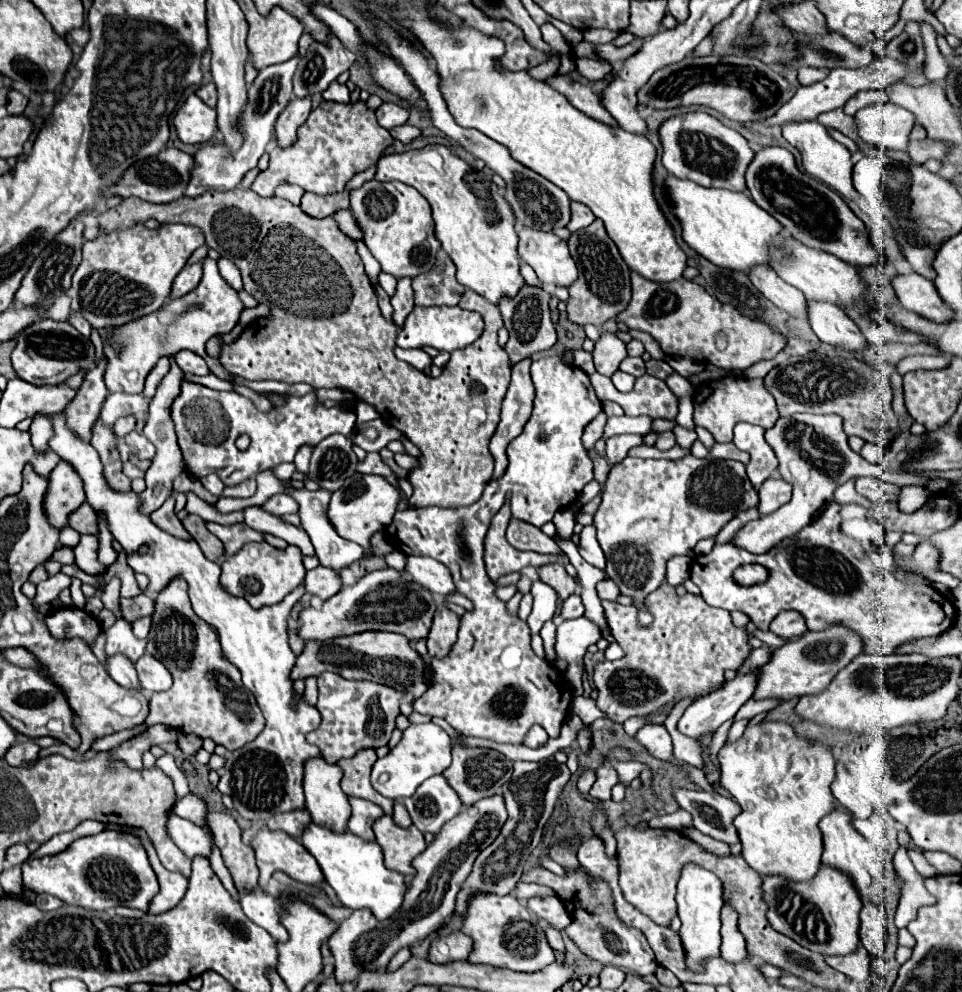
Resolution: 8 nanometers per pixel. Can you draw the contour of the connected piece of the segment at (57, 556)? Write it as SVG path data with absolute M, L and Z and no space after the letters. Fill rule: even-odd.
M56 548L56 552L50 558L60 564L74 564L74 550L72 548Z

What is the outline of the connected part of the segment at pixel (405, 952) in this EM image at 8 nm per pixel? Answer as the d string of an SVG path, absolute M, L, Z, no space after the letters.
M402 948L392 960L390 960L390 964L388 964L388 972L394 972L396 968L400 968L404 962L408 962L410 960L410 948Z

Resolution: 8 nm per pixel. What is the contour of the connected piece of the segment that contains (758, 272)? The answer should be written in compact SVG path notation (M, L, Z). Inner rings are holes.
M758 266L750 274L752 284L780 310L796 316L806 318L808 316L808 302L804 294L800 294L796 288L792 288L788 282L784 282L772 268Z

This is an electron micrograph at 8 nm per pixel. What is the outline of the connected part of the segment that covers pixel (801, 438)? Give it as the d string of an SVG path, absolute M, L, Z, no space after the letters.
M804 414L780 418L772 426L772 430L766 430L766 442L780 462L780 476L792 484L794 492L788 504L768 516L760 516L758 520L748 522L734 538L732 544L754 554L768 552L788 536L796 536L800 528L804 528L820 514L820 508L824 508L824 504L832 504L836 488L848 482L852 476L880 476L882 472L880 466L866 462L860 454L850 450L840 416Z

